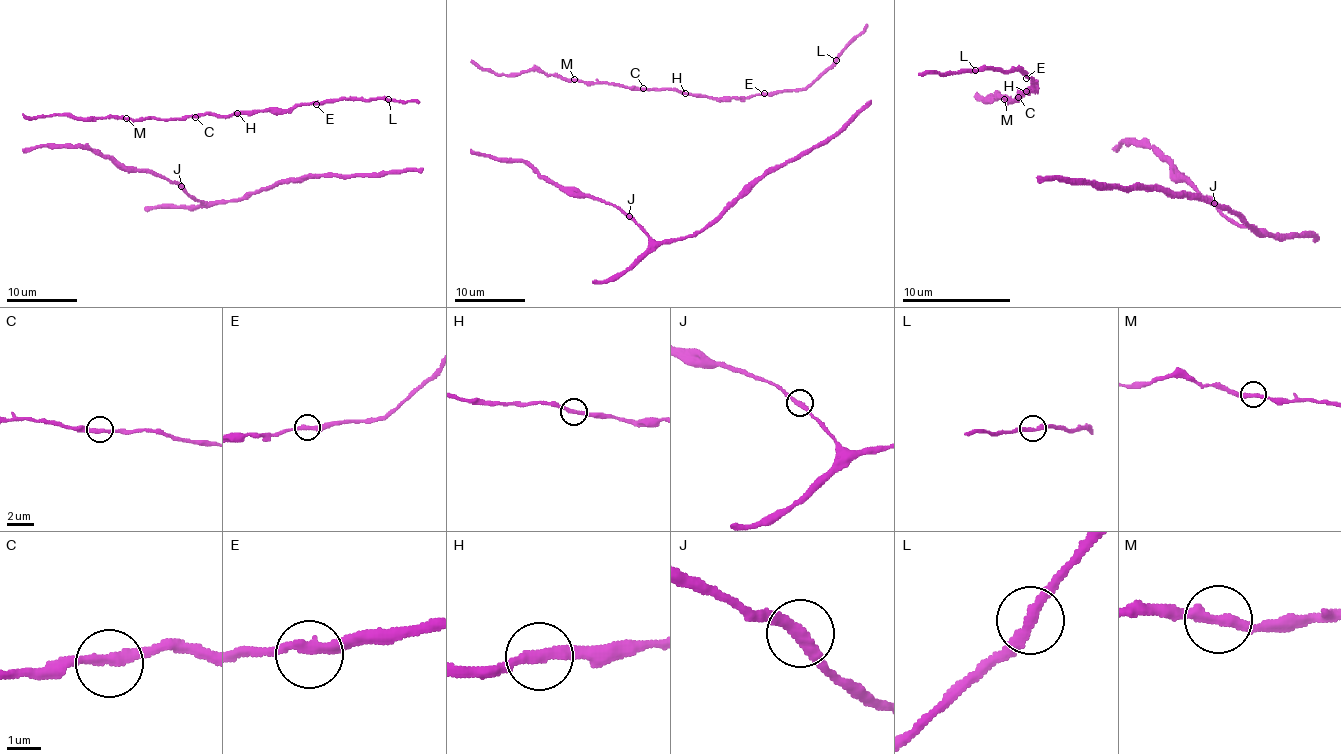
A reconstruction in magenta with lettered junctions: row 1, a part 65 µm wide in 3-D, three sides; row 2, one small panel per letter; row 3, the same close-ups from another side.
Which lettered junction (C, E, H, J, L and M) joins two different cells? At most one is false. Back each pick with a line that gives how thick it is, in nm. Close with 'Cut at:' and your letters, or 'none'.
Cut at: none

